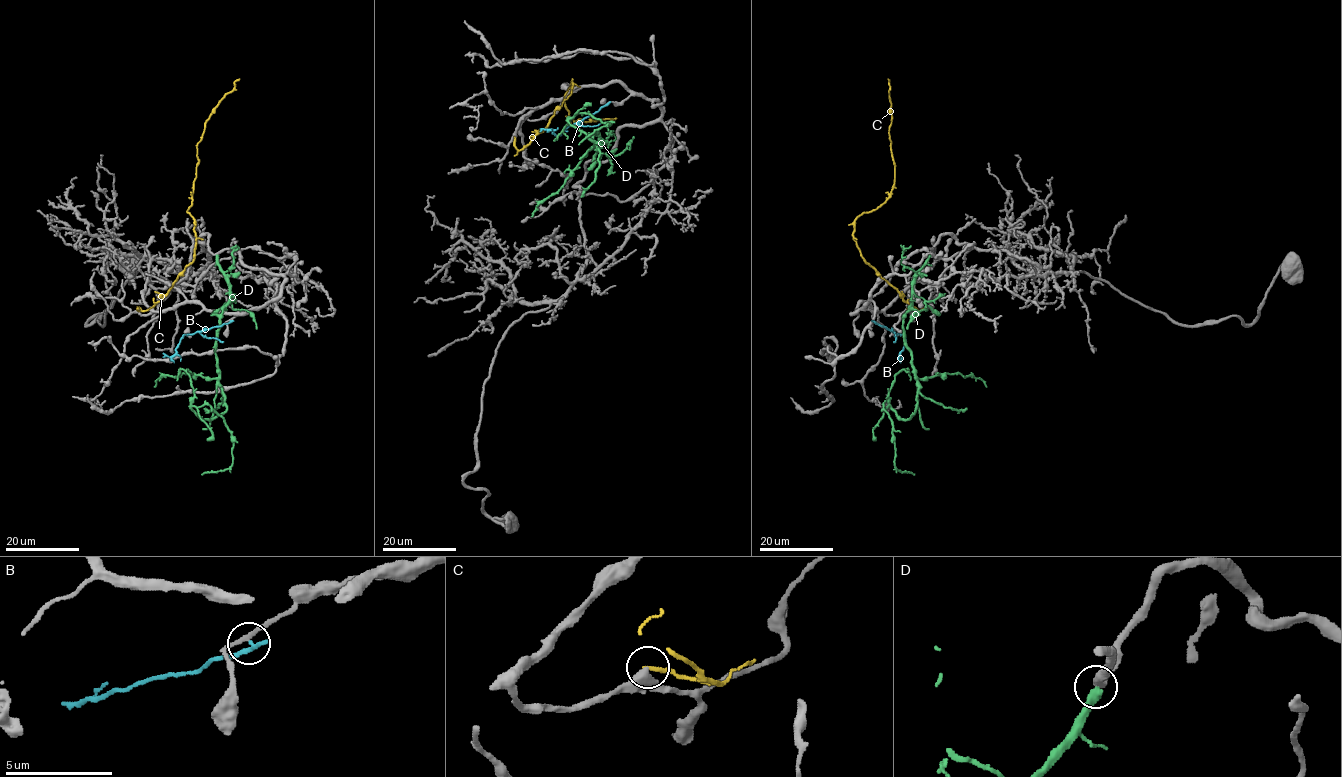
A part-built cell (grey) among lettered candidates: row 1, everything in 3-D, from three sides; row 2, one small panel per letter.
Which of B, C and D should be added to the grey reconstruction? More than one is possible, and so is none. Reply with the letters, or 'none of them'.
none of them

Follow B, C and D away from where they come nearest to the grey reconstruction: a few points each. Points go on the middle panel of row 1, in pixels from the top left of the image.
B: (607, 103), (559, 135), (552, 130), (540, 129)
C: (515, 137), (515, 147), (522, 149), (547, 126), (573, 83), (564, 94), (572, 125), (579, 119), (616, 118)
D: (594, 160), (607, 142), (593, 135), (597, 149), (603, 147), (568, 121), (585, 113), (608, 122), (578, 144)

